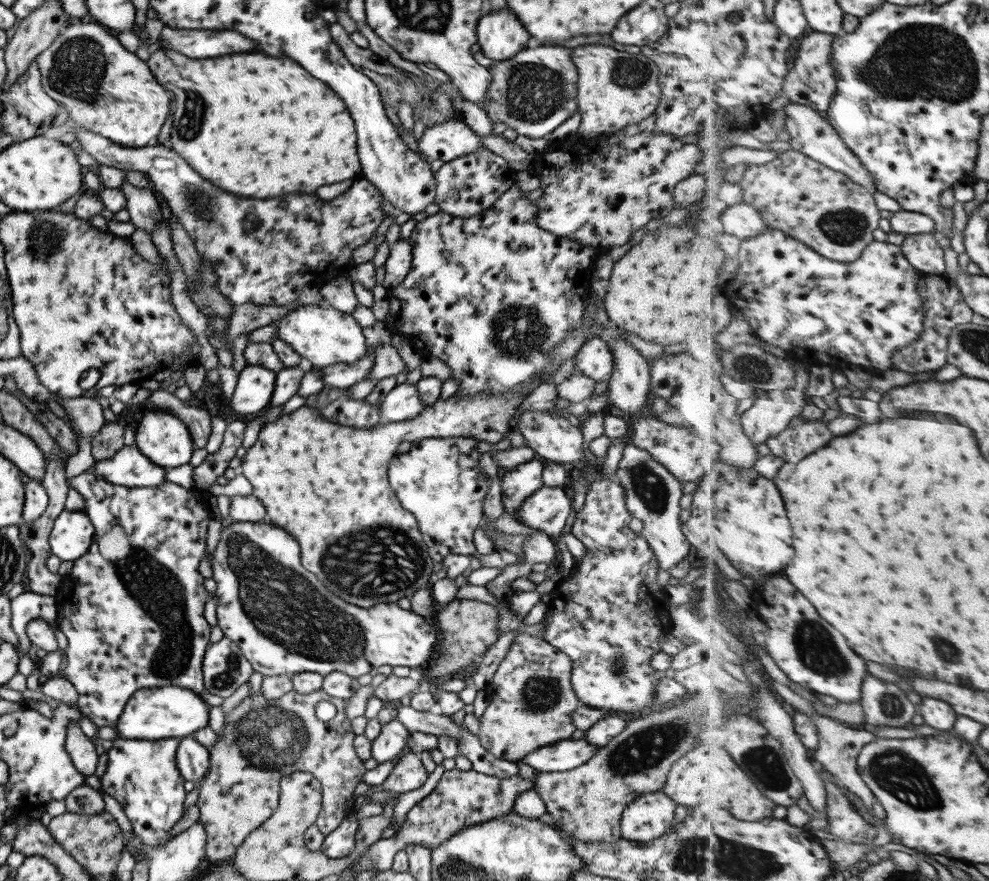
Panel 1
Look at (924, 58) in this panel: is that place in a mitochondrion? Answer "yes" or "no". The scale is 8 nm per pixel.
yes

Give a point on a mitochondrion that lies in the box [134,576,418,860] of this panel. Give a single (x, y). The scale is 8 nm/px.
(270, 739)

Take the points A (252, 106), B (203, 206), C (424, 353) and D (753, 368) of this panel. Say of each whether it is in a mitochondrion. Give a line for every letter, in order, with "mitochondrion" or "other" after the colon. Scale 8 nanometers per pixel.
A: other
B: mitochondrion
C: other
D: mitochondrion

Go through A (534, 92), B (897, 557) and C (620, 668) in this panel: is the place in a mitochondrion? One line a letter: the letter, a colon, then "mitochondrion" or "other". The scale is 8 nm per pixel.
A: mitochondrion
B: other
C: mitochondrion

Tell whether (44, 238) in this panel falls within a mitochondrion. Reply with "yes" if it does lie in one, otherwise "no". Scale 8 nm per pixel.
yes

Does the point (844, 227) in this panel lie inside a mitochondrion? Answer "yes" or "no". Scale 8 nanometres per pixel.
yes

